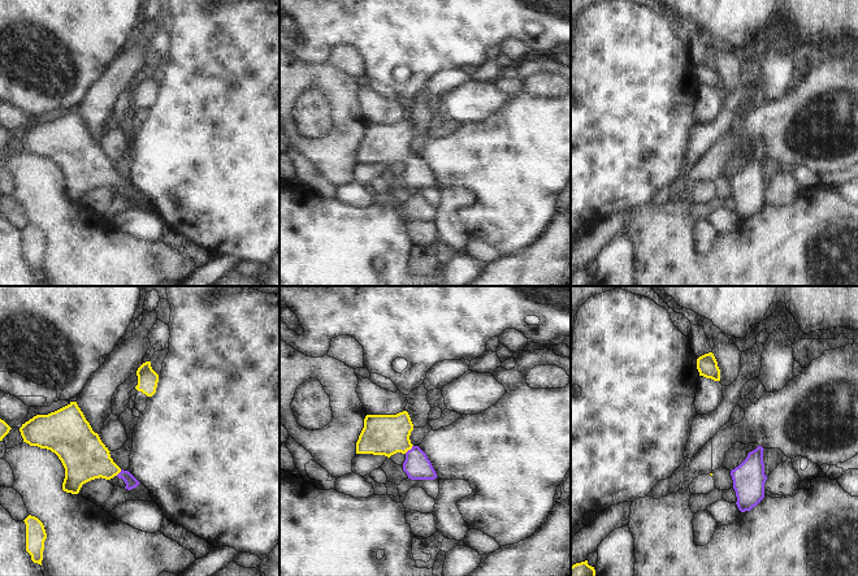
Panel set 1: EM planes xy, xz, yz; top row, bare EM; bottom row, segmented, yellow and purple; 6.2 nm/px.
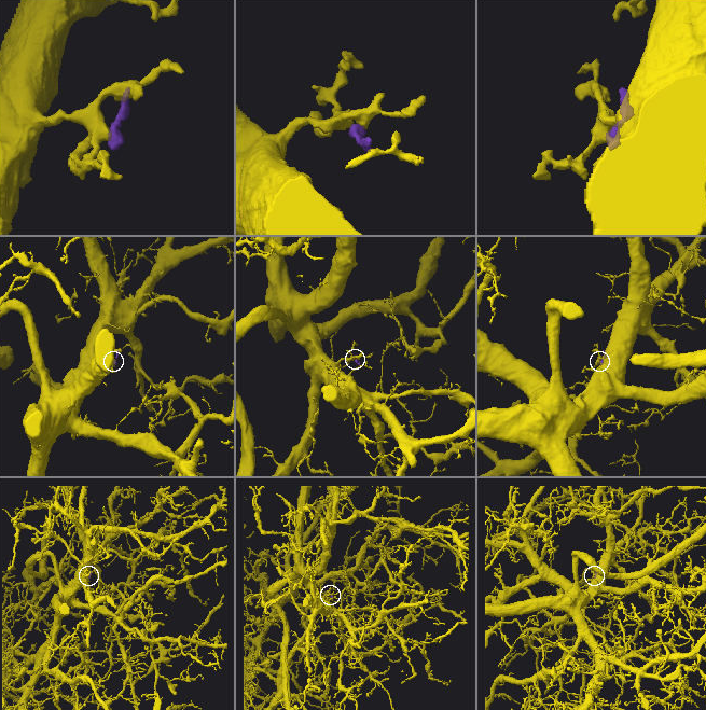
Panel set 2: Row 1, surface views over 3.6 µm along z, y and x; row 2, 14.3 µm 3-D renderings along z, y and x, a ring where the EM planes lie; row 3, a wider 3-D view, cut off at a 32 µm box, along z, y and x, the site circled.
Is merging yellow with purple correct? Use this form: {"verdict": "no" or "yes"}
{"verdict": "yes"}

